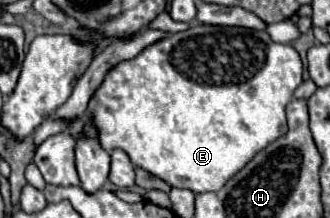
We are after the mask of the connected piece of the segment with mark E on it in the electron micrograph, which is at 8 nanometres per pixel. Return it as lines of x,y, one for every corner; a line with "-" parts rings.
196,23
190,29
176,33
174,37
160,39
146,47
140,55
136,55
130,61
118,63
104,79
96,95
92,97
92,103
88,105
88,111
92,113
94,125
98,129
100,145
110,153
114,149
122,149
128,153
130,161
136,167
146,169
148,173
164,179
172,187
180,189
190,189
194,193
204,193
204,191
218,191
232,175
236,175
258,151
268,147
272,141
282,137
288,127
286,127
286,105
292,99
294,89
302,83
302,61
300,55
290,47
282,43
274,43
266,31
254,31
254,29
244,29
244,27
220,27
220,25
204,25

